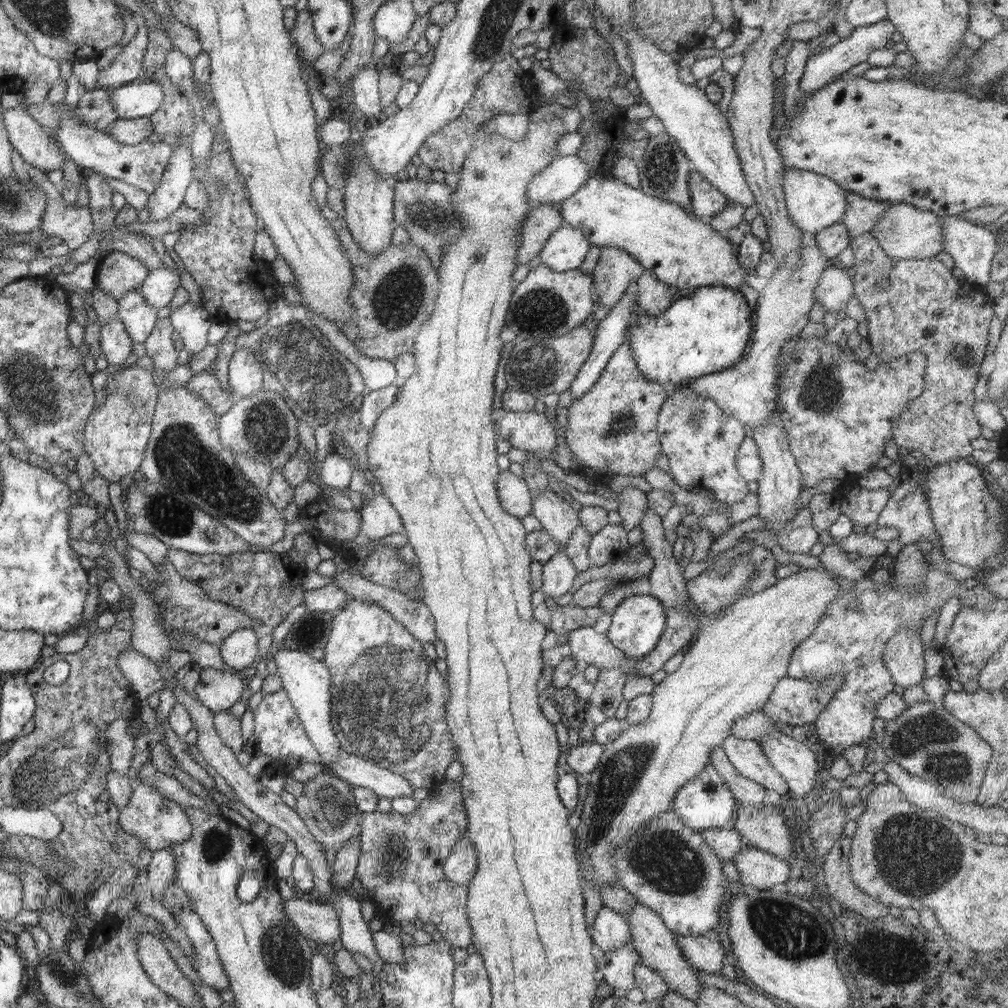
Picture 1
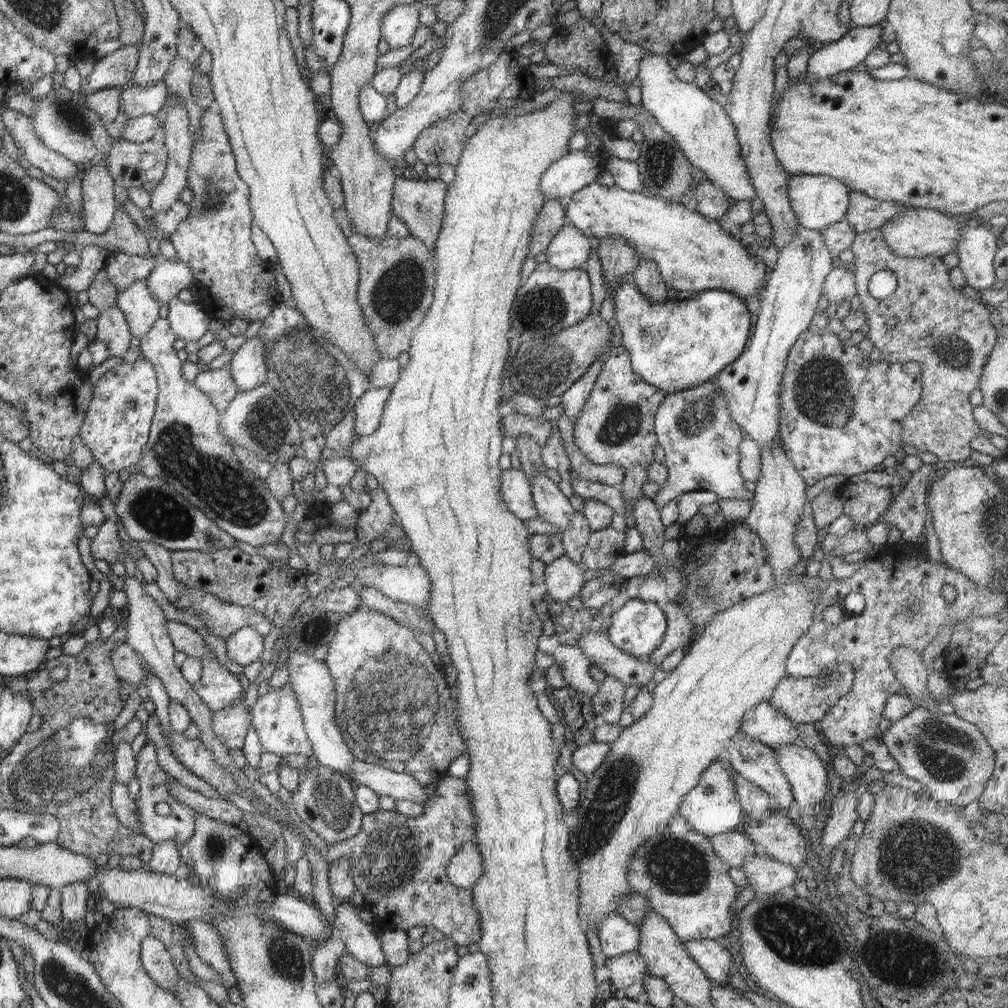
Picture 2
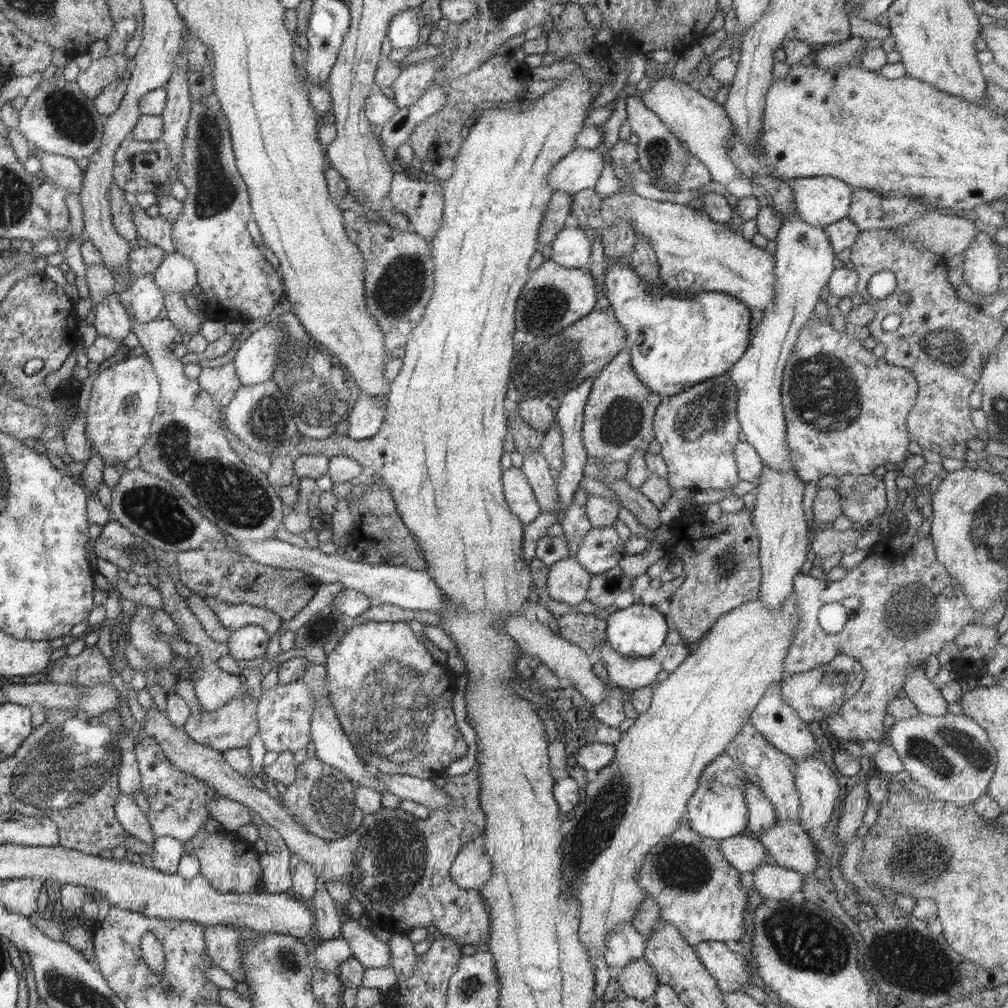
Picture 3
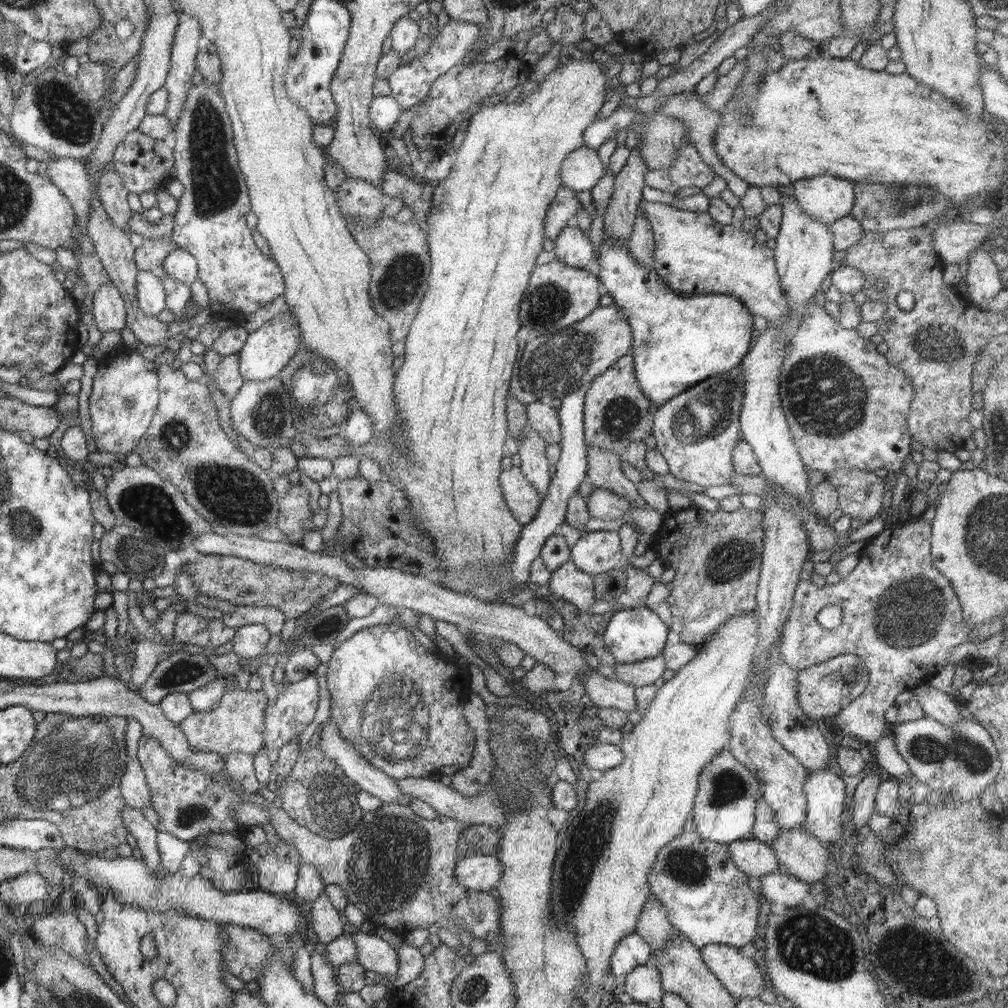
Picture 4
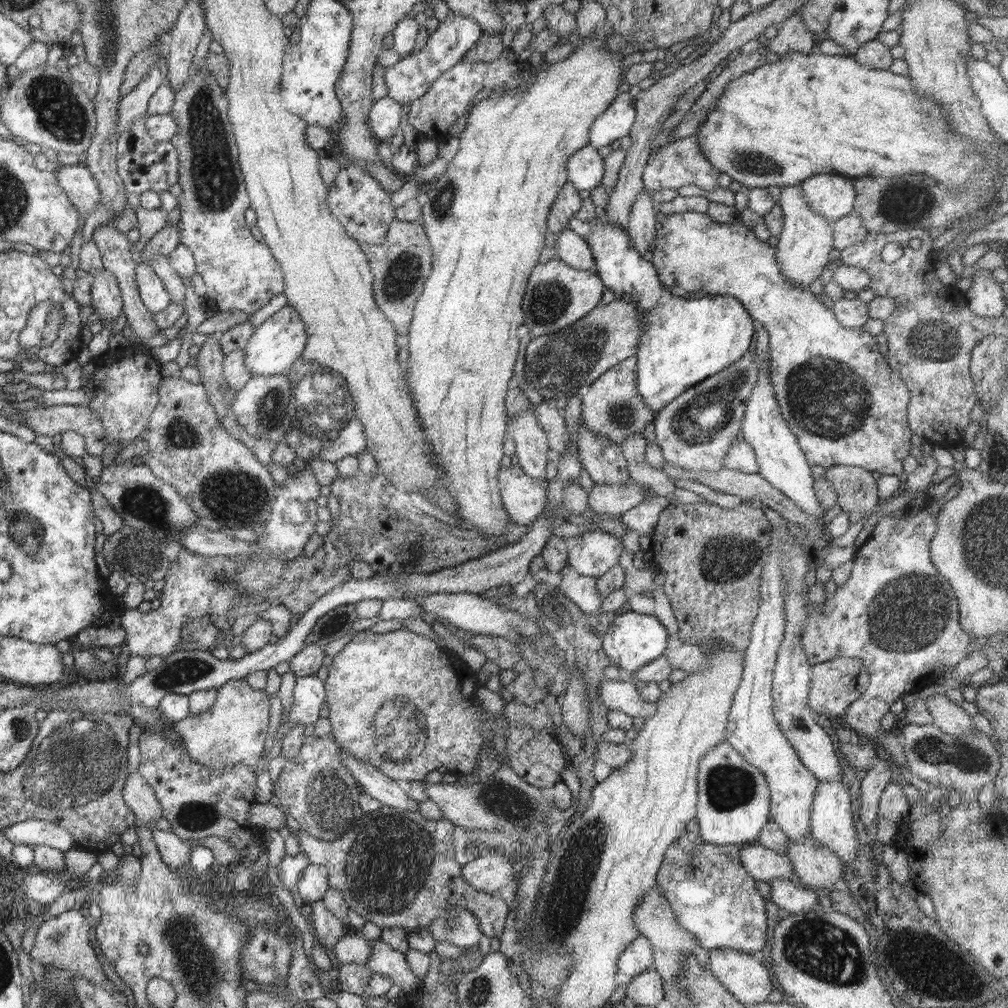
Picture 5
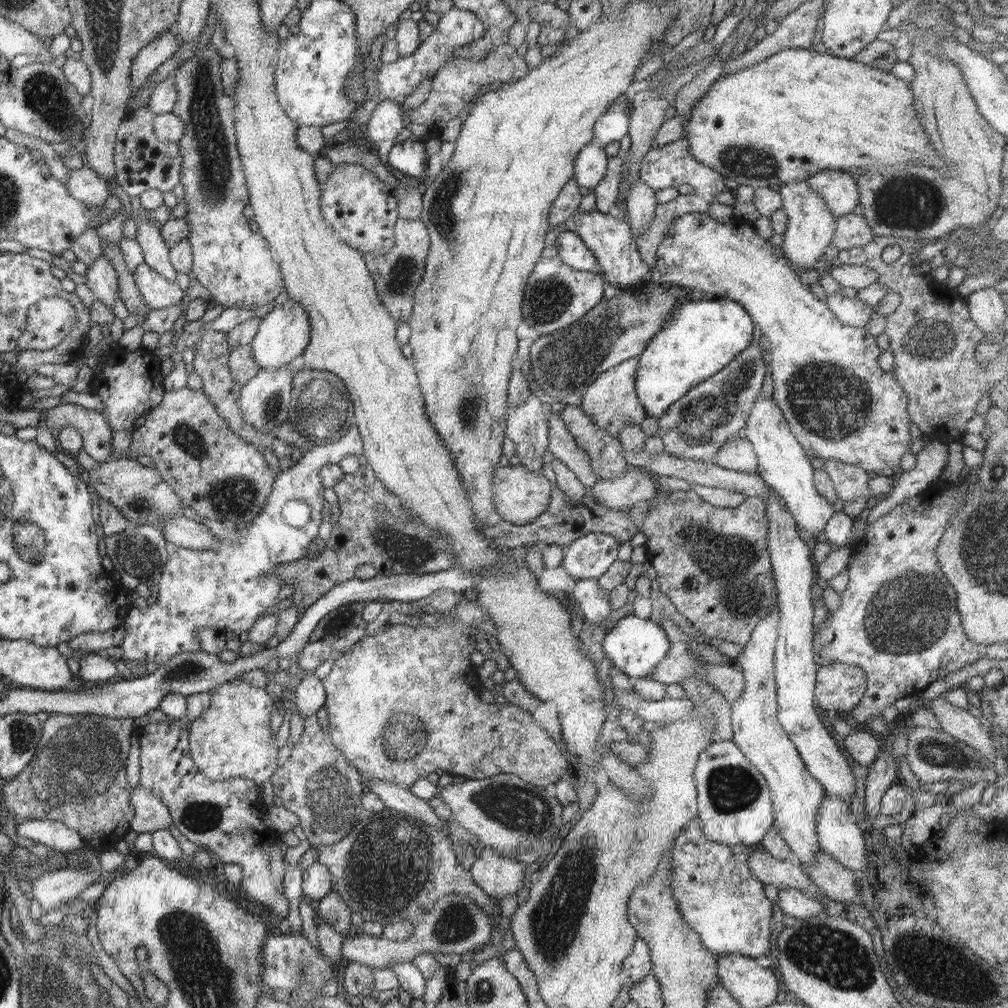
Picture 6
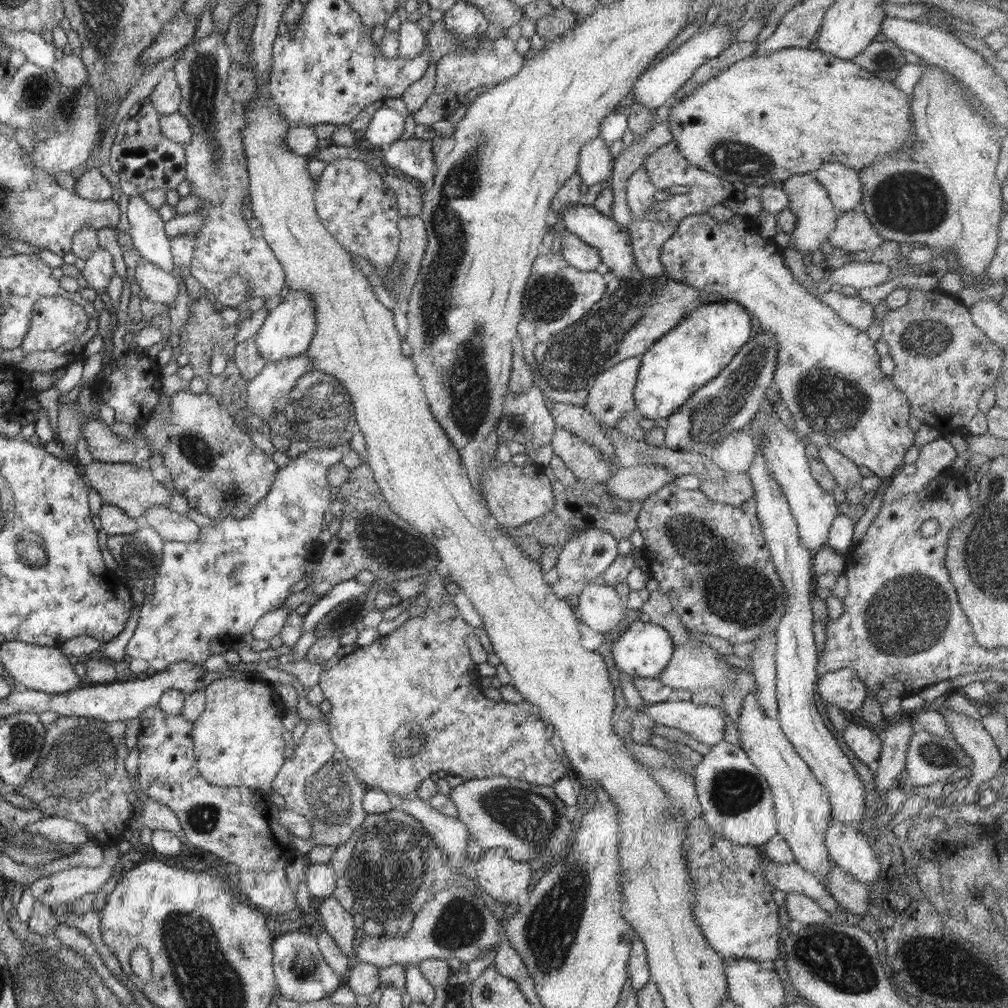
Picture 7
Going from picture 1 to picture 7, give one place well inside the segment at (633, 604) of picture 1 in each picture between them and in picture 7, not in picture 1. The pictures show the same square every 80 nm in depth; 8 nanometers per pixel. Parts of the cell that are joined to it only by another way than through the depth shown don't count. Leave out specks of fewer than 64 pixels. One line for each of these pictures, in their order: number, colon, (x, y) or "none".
2: (637, 628)
3: (639, 630)
4: (632, 635)
5: (633, 640)
6: (635, 646)
7: (643, 649)

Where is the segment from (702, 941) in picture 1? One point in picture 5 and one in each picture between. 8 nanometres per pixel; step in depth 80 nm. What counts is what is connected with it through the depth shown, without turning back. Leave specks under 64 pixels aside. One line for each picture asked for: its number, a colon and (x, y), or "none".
2: (713, 958)
3: (730, 969)
4: (741, 977)
5: (750, 982)

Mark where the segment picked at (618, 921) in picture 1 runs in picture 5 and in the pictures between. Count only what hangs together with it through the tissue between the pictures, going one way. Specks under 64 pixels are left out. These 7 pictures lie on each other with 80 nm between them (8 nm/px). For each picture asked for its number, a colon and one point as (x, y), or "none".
2: (618, 936)
3: (624, 944)
4: (632, 951)
5: (636, 958)

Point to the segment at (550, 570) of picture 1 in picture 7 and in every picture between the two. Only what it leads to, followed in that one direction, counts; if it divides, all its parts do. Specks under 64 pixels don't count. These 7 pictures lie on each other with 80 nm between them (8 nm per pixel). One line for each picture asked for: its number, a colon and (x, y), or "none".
2: (564, 579)
3: (567, 581)
4: (568, 583)
5: (582, 590)
6: (594, 603)
7: (602, 608)

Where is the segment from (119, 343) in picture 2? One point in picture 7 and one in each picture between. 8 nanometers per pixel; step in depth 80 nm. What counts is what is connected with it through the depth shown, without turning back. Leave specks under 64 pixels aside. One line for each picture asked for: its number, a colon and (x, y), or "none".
3: (111, 320)
4: (109, 308)
5: (106, 300)
6: (101, 277)
7: (98, 270)

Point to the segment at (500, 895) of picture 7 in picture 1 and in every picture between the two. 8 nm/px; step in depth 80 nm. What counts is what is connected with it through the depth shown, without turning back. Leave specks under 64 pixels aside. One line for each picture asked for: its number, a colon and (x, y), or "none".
1: (461, 865)
2: (465, 868)
3: (471, 868)
4: (475, 871)
5: (488, 874)
6: (497, 875)

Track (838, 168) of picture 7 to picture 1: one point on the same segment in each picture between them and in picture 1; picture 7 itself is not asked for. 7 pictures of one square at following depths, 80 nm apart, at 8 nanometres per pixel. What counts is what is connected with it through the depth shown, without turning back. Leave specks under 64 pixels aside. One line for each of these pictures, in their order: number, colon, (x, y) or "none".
1: (814, 202)
2: (818, 201)
3: (821, 200)
4: (826, 199)
5: (830, 195)
6: (839, 190)

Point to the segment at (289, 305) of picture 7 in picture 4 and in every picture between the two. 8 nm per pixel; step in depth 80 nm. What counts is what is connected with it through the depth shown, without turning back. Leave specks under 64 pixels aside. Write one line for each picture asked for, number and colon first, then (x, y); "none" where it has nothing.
4: (267, 350)
5: (276, 343)
6: (284, 333)

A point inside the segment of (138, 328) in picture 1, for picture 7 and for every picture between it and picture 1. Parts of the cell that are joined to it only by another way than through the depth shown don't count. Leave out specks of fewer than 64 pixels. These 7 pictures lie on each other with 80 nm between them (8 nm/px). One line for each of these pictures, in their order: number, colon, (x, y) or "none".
2: (140, 308)
3: (144, 299)
4: (151, 297)
5: (156, 297)
6: (158, 291)
7: (159, 285)

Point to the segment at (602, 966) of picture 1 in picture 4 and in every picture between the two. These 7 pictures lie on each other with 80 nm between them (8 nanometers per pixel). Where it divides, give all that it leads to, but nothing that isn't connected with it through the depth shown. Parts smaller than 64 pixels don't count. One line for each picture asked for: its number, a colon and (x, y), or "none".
2: (627, 971)
3: (638, 980)
4: (643, 984)

